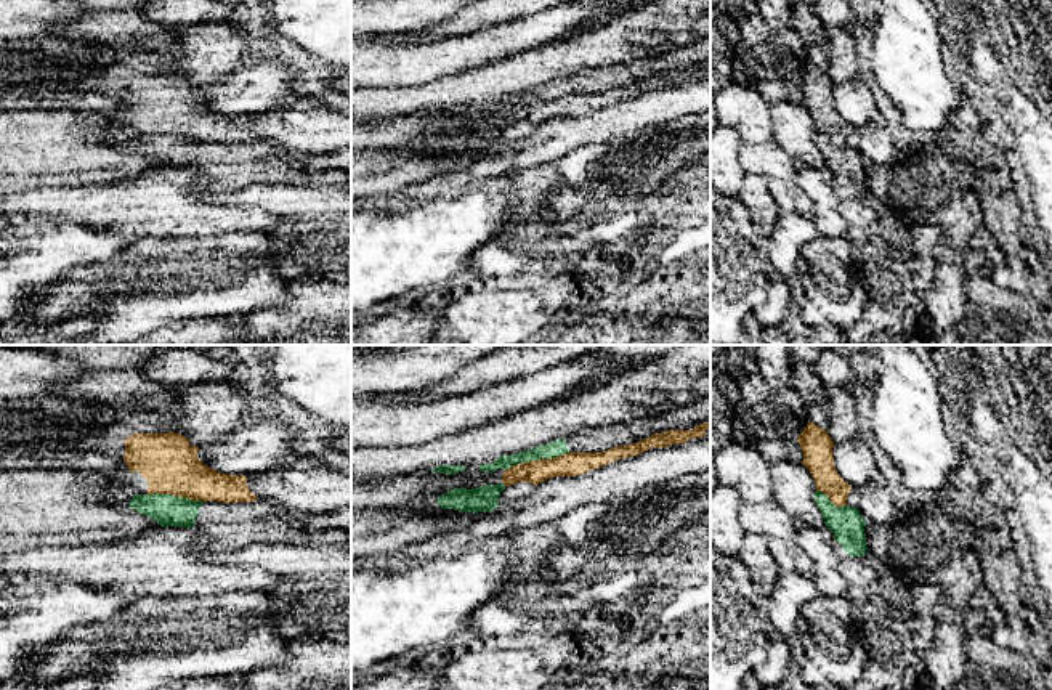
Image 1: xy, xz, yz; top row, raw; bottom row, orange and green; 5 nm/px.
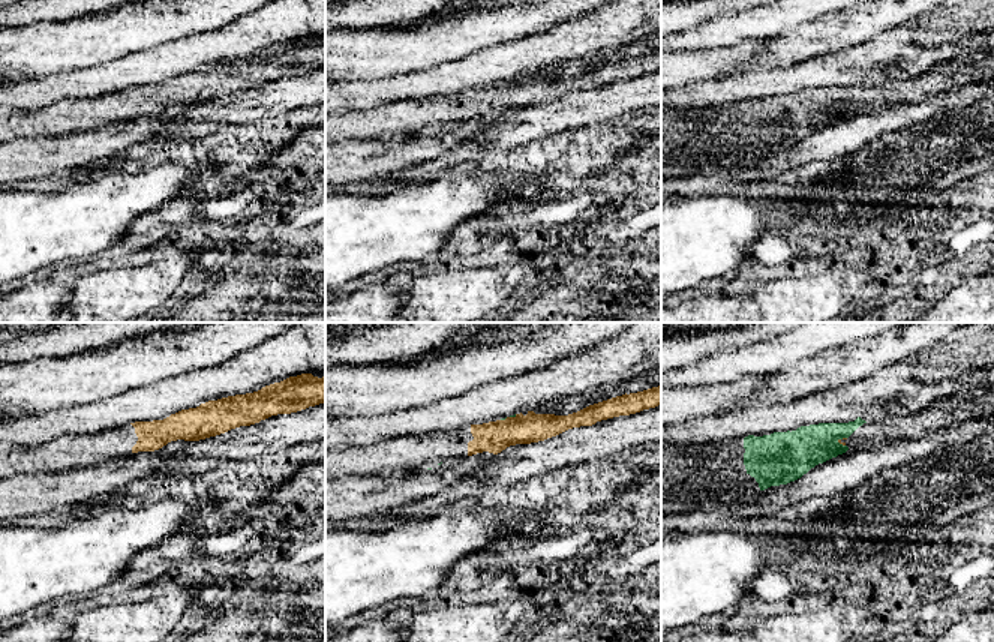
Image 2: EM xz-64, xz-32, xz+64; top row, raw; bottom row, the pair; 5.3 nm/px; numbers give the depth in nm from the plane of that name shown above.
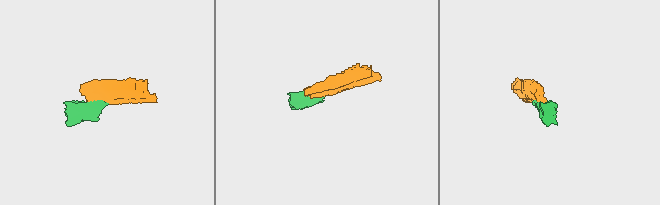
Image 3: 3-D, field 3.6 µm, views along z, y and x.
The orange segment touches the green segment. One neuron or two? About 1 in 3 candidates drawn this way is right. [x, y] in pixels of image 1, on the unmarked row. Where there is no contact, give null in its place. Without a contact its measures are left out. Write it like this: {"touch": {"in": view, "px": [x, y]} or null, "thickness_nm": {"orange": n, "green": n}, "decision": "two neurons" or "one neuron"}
{"touch": {"in": "xz", "px": [539, 100]}, "thickness_nm": {"orange": 120, "green": 80}, "decision": "two neurons"}

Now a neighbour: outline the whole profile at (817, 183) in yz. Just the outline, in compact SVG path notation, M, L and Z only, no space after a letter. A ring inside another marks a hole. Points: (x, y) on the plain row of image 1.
M824 165L821 168L800 168L797 183L811 204L811 220L824 237L845 237L848 221L839 213L839 199L834 194L834 175Z

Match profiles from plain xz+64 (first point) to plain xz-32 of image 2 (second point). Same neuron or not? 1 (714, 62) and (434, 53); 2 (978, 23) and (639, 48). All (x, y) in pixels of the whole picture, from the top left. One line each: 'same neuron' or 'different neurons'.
1: same neuron
2: different neurons

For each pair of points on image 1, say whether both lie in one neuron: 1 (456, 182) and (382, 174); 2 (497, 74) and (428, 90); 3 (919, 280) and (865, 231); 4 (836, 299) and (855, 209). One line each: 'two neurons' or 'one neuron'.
1: two neurons
2: one neuron
3: one neuron
4: two neurons

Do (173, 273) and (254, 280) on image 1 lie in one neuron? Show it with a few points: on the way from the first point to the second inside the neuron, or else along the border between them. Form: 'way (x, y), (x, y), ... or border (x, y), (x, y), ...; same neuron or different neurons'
way (193, 276), (234, 276); same neuron

